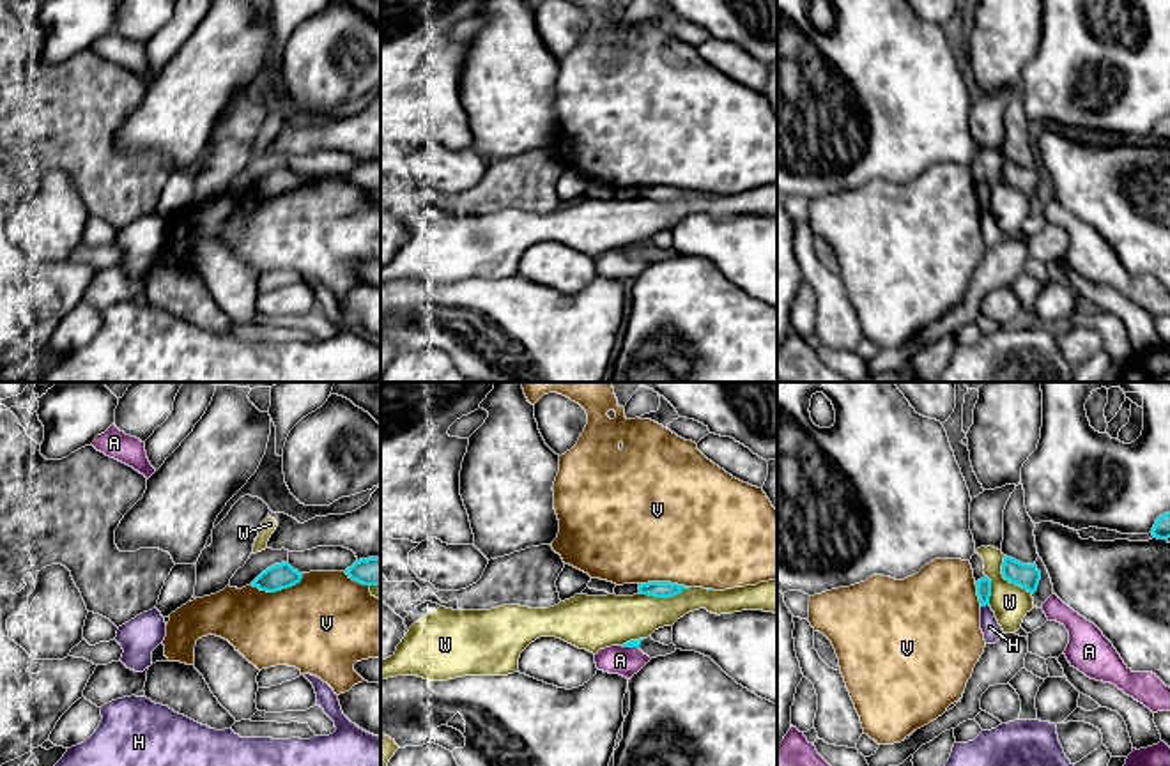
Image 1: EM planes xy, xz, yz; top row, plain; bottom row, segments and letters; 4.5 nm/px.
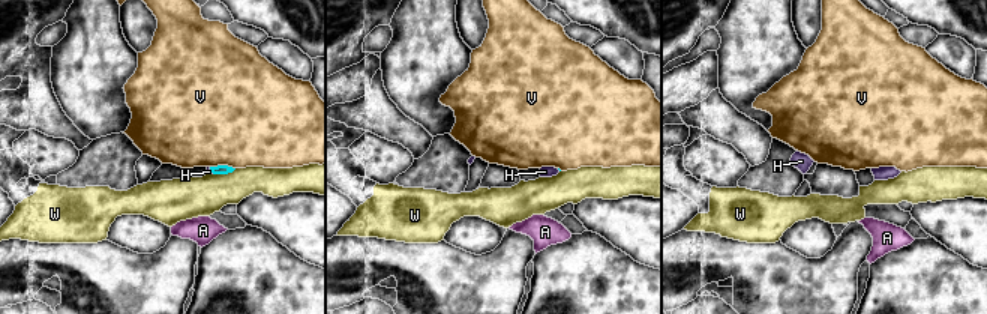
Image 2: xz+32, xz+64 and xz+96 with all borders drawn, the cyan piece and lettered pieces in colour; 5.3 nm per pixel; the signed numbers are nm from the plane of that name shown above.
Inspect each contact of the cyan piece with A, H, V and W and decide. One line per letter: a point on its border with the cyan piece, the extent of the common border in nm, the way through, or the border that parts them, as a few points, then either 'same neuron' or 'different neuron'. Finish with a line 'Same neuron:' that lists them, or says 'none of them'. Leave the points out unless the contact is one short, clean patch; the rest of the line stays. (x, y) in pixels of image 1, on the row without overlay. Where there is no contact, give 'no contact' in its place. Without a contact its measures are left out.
A: contact xz (631, 250); length 80 nm; different neuron
H: contact yz (985, 209); length 40 nm; border yz (988, 207), (981, 211); different neuron
V: contact xy (278, 193); length 260 nm; different neuron
W: contact xz (664, 200); length 240 nm; different neuron
Same neuron: none of them

